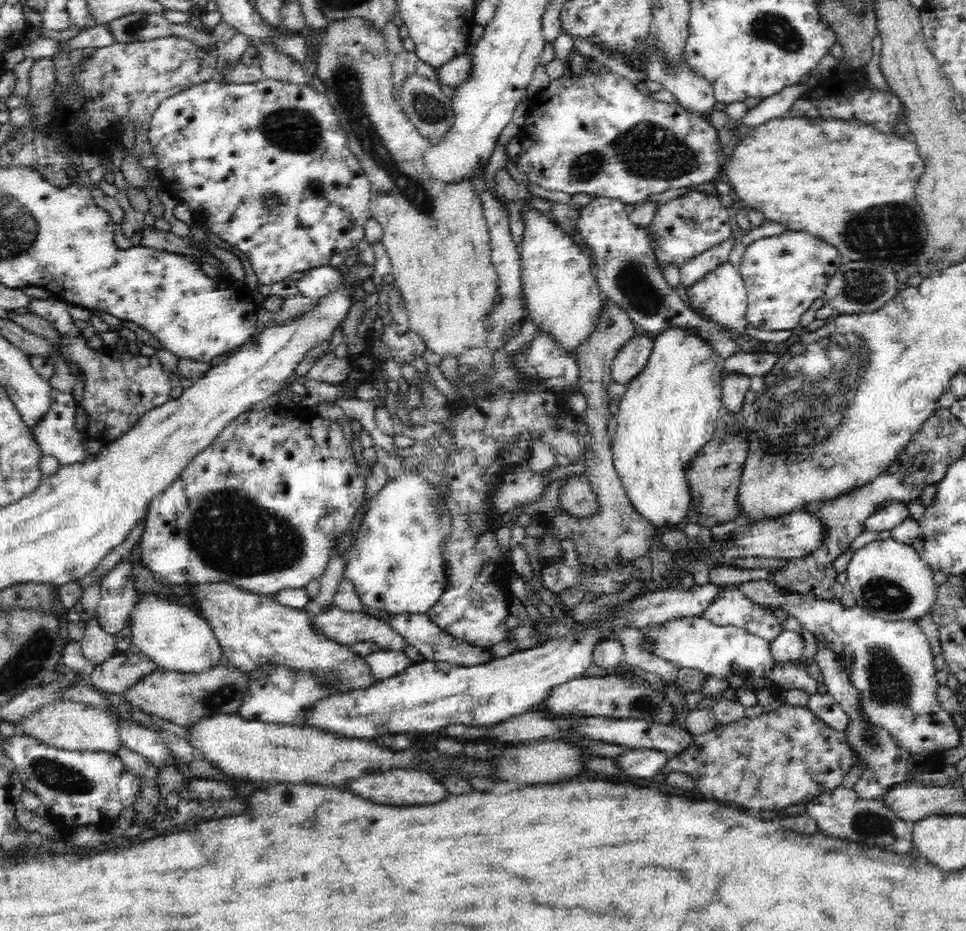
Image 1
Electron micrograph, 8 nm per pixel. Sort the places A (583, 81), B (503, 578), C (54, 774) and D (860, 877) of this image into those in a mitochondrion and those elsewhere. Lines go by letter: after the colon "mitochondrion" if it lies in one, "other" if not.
A: other
B: other
C: mitochondrion
D: other

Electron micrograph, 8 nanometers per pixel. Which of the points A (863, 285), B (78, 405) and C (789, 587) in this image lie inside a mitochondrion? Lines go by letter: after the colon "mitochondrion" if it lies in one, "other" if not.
A: mitochondrion
B: other
C: mitochondrion

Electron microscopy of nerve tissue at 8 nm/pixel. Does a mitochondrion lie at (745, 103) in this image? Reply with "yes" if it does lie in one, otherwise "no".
no

